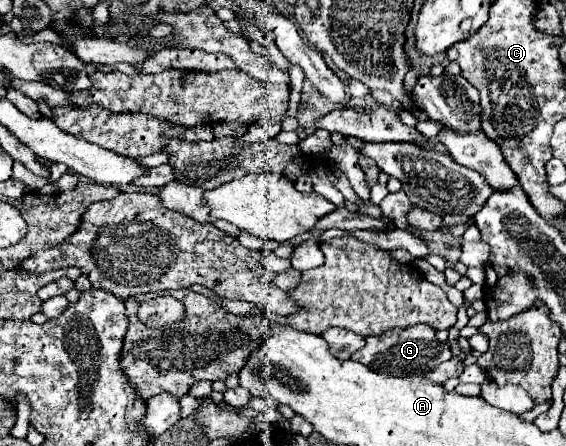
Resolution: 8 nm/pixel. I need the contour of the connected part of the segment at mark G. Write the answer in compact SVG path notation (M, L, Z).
M416 324L410 328L390 328L382 336L368 336L366 346L354 352L352 360L370 366L374 372L390 376L416 376L434 370L438 364L450 360L450 348L446 342L438 342L436 330L428 324Z

